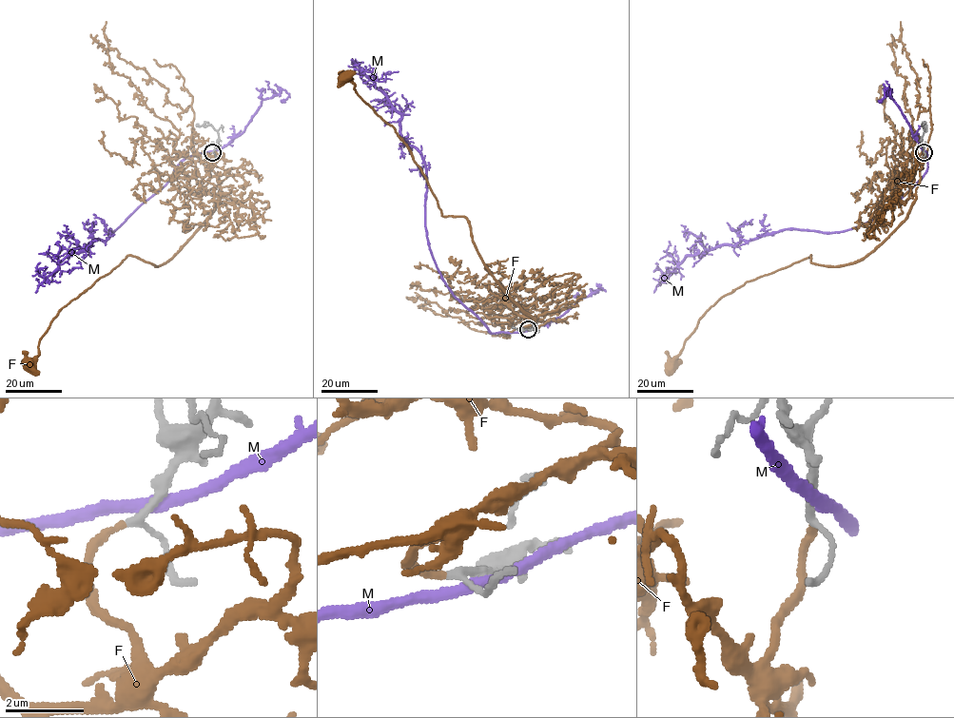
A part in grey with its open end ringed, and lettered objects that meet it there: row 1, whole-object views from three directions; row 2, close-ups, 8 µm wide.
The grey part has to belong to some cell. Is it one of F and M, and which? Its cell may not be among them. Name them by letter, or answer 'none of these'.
F

